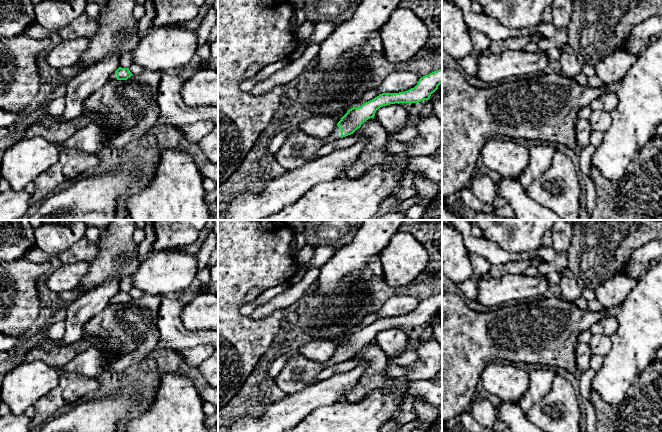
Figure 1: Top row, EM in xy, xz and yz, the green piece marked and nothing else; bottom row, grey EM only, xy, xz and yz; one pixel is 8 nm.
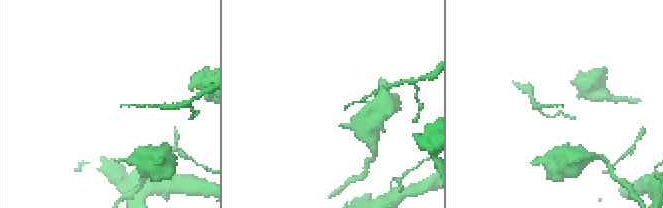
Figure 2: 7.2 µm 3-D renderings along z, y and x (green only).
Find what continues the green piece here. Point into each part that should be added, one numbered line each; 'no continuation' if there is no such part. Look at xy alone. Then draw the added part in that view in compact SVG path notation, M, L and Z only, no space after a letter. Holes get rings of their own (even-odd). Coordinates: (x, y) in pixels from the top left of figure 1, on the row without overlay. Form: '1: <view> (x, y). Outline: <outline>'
no continuation

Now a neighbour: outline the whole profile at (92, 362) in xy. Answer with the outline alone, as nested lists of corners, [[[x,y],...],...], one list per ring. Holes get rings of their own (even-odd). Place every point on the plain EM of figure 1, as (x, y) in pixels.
[[[92,343],[89,349],[77,355],[64,366],[67,372],[98,377],[106,369],[113,350],[103,344]]]

